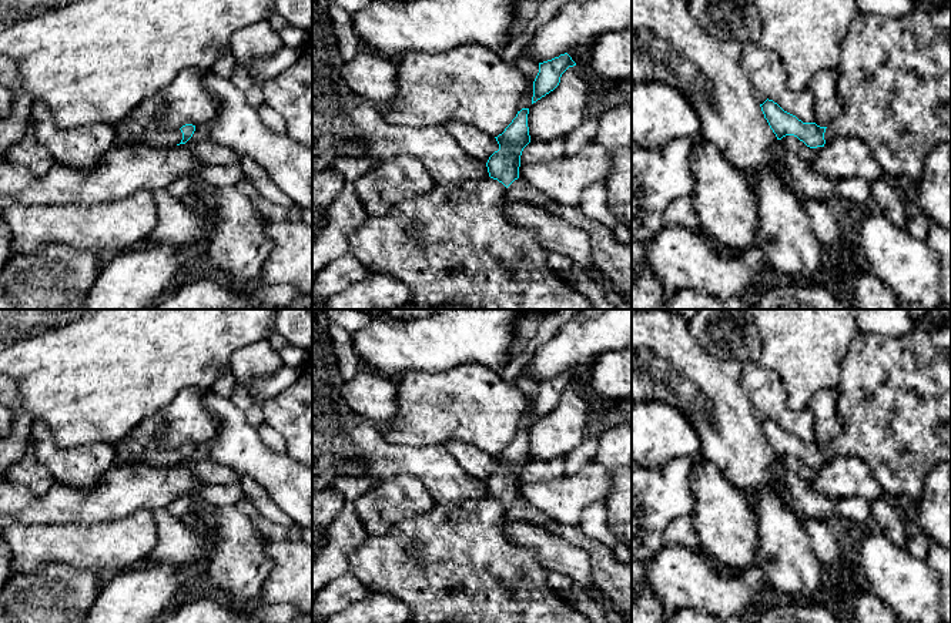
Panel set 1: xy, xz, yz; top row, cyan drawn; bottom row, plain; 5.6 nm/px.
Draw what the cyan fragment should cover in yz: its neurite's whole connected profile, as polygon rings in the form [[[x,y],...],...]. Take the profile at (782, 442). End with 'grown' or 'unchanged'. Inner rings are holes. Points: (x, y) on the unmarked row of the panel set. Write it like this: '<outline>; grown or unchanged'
[[[951,318],[935,326],[915,326],[903,336],[860,332],[851,342],[837,385],[843,429],[827,446],[803,442],[773,419],[760,423],[777,459],[794,455],[810,468],[840,456],[860,458],[884,496],[920,500],[928,472],[951,462]]]; grown

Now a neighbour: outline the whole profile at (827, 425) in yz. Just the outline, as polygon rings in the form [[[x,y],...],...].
[[[828,388],[814,393],[808,406],[814,418],[814,442],[820,446],[827,446],[843,429],[838,416],[838,398],[840,388]]]

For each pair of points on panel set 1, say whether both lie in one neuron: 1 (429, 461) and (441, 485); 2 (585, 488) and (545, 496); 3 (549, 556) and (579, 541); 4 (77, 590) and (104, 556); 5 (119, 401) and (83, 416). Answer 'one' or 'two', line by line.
1: one
2: one
3: two
4: two
5: one

